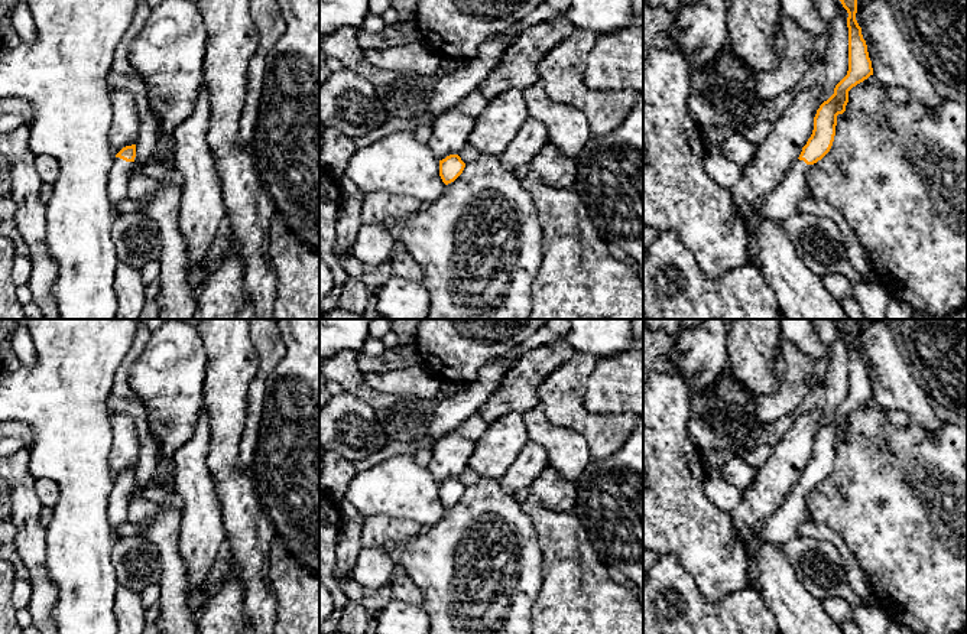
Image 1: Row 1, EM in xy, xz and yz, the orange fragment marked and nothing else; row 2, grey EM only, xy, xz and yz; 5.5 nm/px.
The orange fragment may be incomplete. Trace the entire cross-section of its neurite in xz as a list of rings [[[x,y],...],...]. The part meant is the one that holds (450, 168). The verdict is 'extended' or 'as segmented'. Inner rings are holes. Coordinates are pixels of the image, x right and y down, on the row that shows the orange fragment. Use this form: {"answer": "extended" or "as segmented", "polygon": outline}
{"answer": "as segmented", "polygon": [[[450,155],[439,160],[439,176],[445,185],[454,182],[464,170],[465,163],[458,155]]]}

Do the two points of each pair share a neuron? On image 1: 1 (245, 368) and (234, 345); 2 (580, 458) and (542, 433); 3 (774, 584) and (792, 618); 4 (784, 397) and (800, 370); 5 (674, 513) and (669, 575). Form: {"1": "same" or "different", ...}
{"1": "same", "2": "same", "3": "same", "4": "same", "5": "different"}

